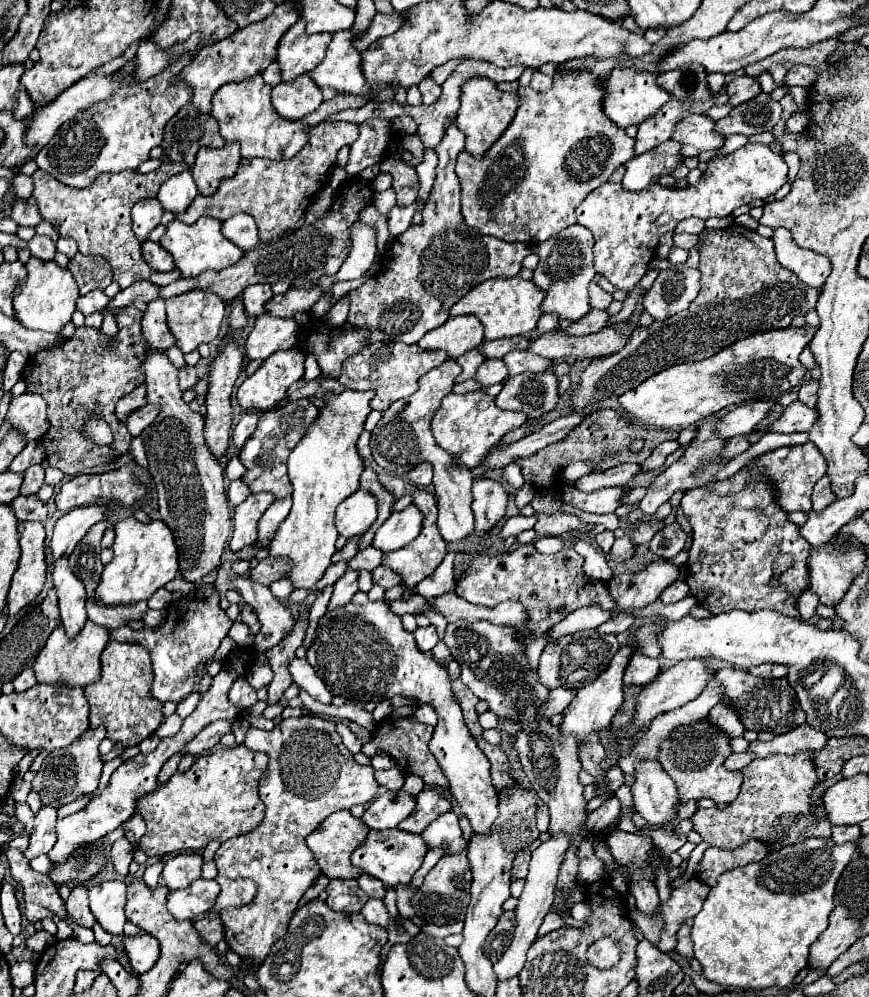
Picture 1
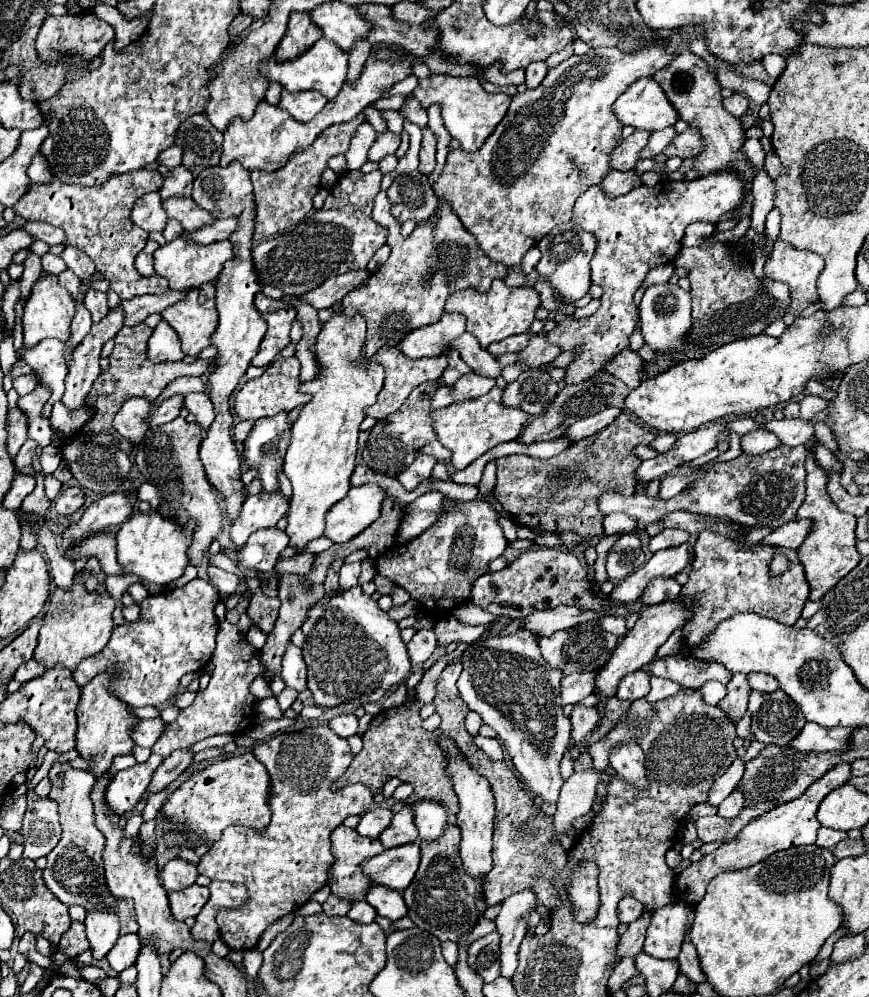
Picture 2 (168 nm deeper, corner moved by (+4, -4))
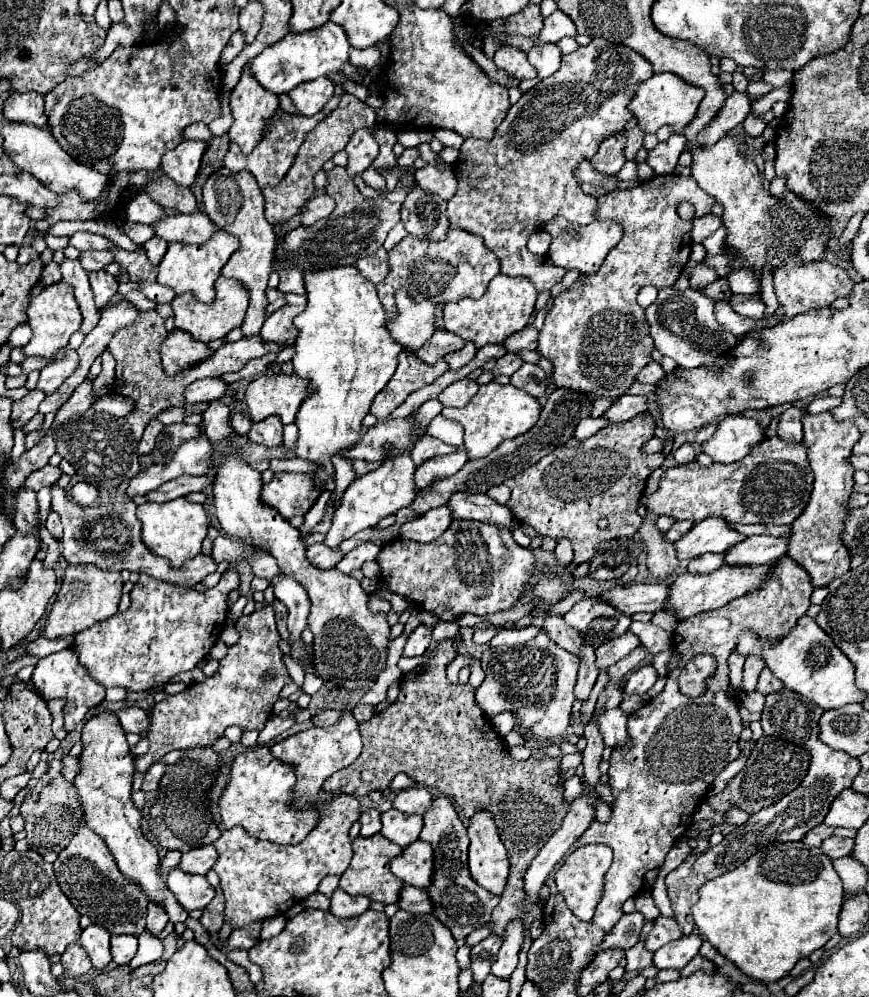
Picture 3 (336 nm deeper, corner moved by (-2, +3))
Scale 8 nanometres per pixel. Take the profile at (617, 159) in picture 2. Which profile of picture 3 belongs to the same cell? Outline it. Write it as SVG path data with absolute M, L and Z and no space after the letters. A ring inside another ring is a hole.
M620 132L616 136L608 136L604 138L604 142L600 144L600 150L594 154L594 158L590 160L592 166L604 174L618 174L620 168L626 162L624 156L624 144L626 144L626 134Z

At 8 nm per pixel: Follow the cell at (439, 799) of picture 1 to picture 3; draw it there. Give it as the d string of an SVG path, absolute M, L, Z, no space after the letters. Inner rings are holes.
M394 808L382 814L382 836L398 846L408 846L418 840L422 830L422 816L418 814L402 814Z

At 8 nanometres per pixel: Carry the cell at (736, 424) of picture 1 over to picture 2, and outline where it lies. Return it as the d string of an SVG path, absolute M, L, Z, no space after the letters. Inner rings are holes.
M710 423L706 427L700 427L696 431L690 431L682 437L678 437L678 441L672 445L670 451L658 455L656 459L642 461L642 465L636 471L638 481L660 479L662 475L670 473L672 469L676 469L688 461L694 461L696 457L714 449L724 427L726 427L724 423Z

